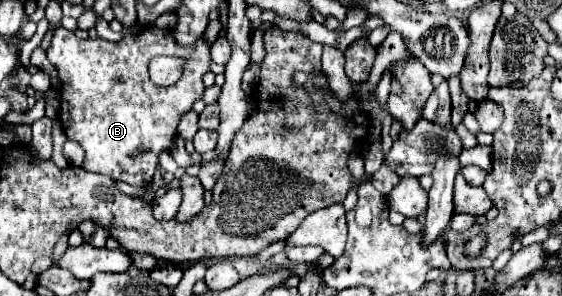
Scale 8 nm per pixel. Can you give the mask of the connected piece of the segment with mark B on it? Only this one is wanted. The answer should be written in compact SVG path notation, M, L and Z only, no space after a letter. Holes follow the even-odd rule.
M59 26L53 32L53 40L47 48L49 62L57 68L61 80L61 110L59 118L65 128L69 140L75 140L85 150L83 168L89 172L105 174L113 180L127 182L135 188L143 188L151 182L157 166L159 166L159 152L173 146L177 138L177 124L183 112L191 110L193 102L203 96L203 74L209 72L211 56L209 46L199 40L193 48L179 46L169 28L161 30L157 26L149 26L139 30L135 36L125 36L121 42L109 42L103 38L87 38L79 40L73 32ZM153 56L177 56L185 60L183 76L171 86L157 86L149 80L147 66Z

